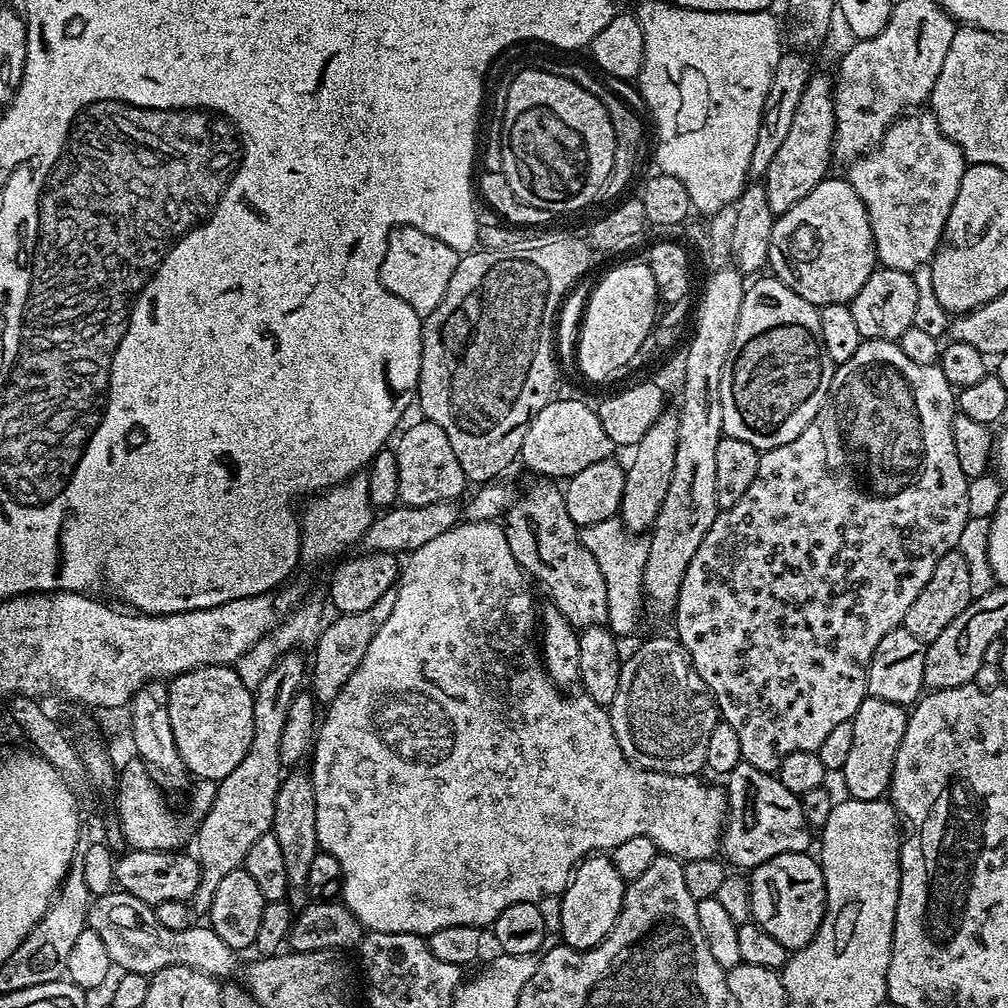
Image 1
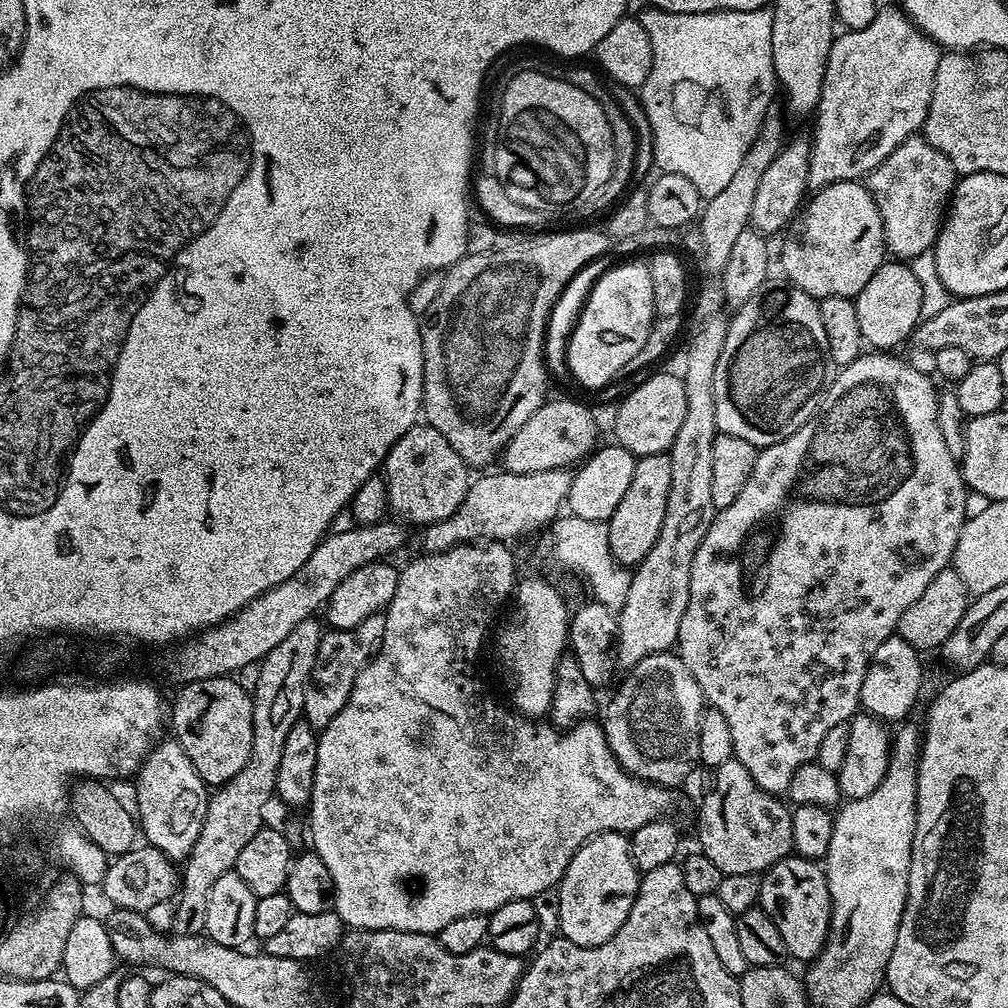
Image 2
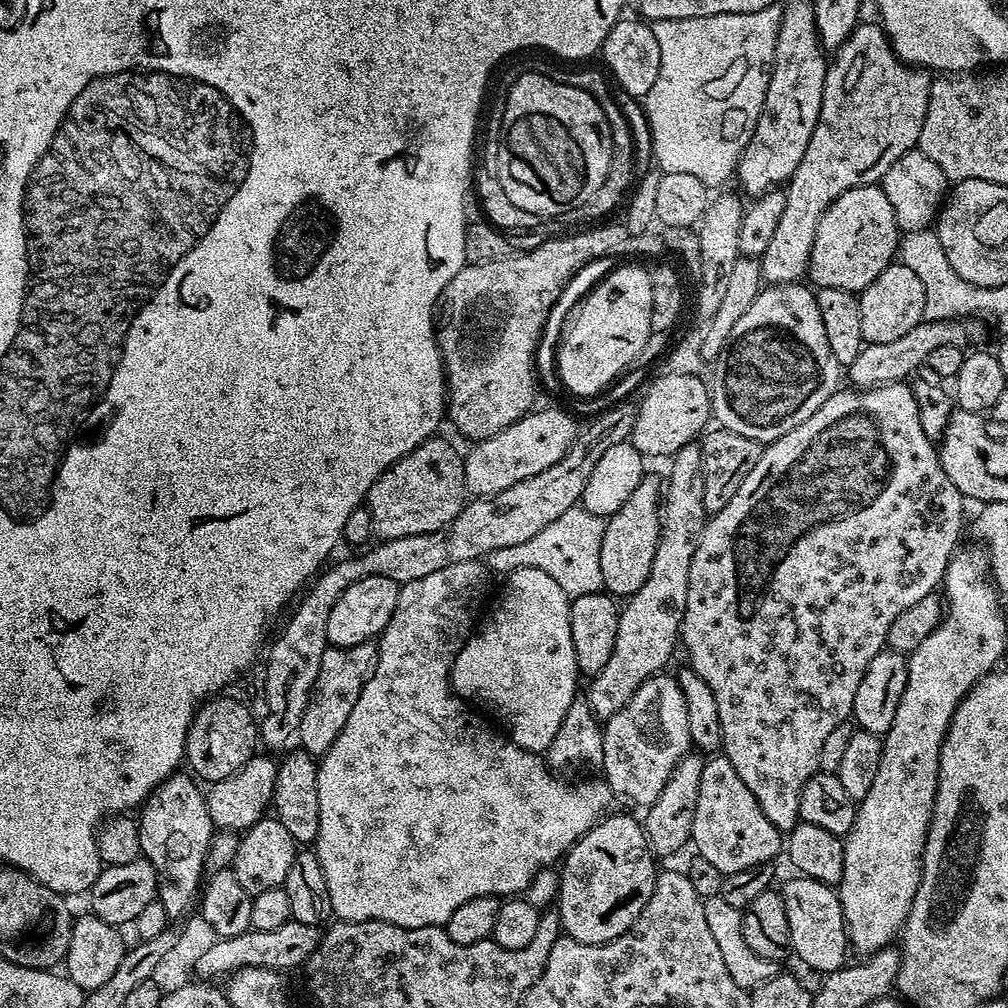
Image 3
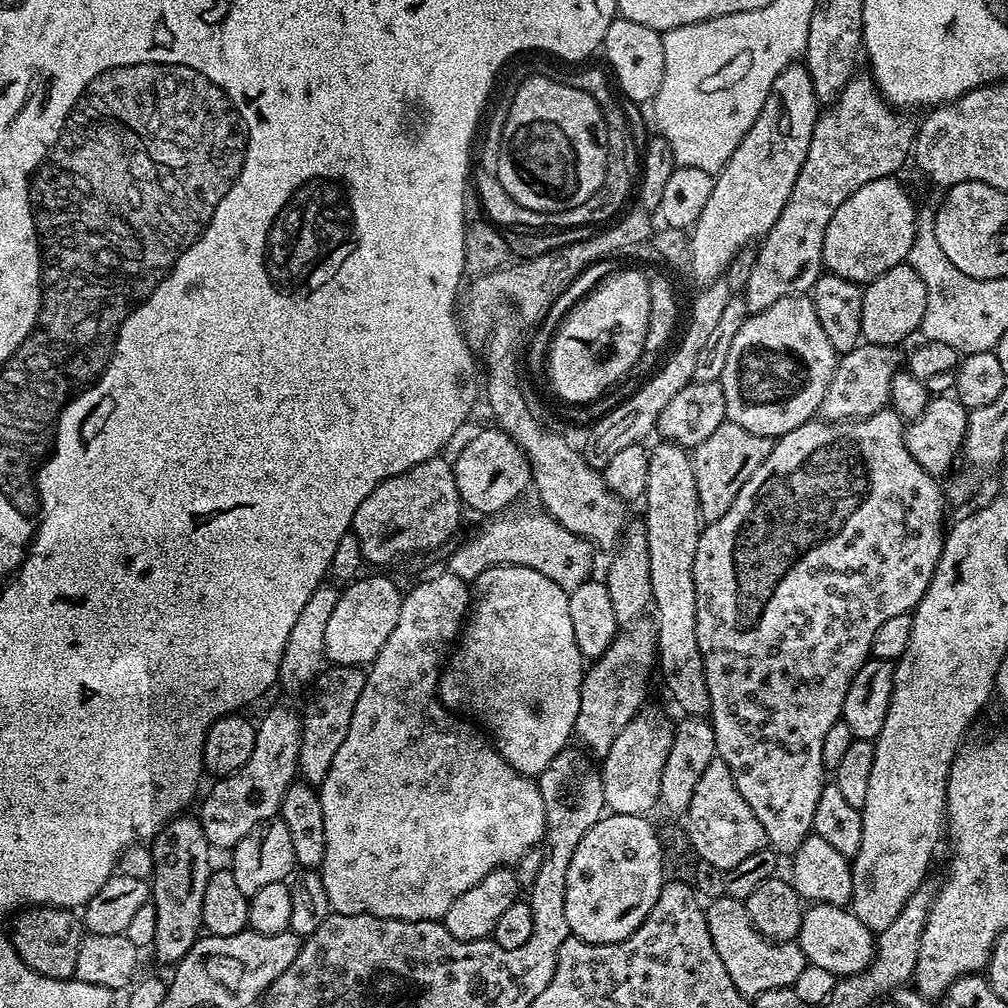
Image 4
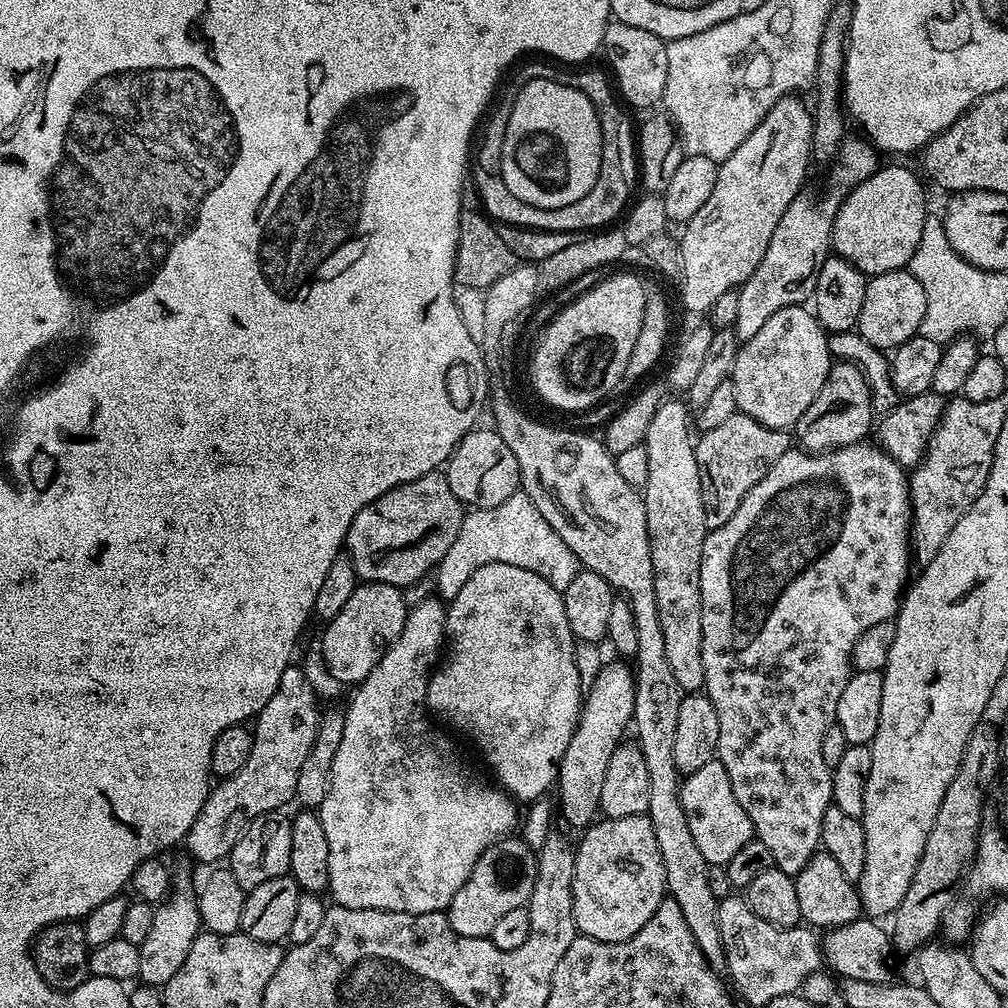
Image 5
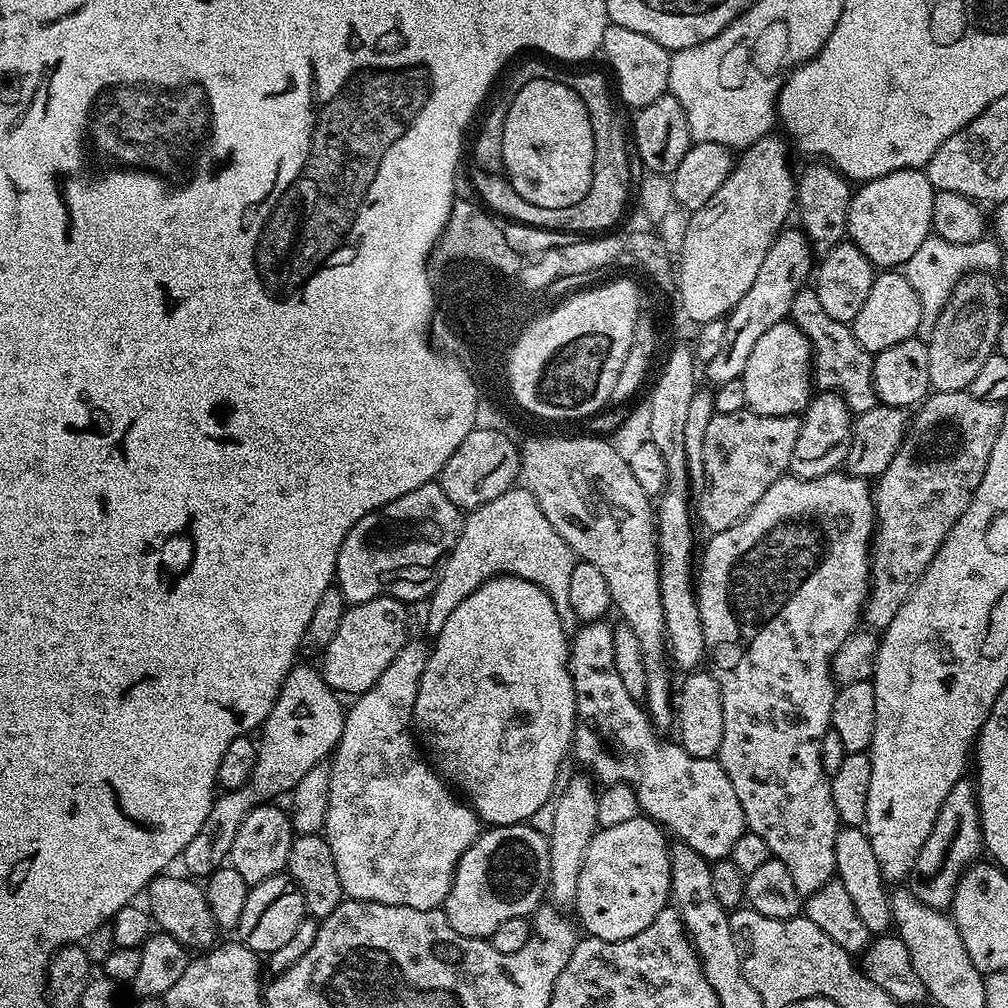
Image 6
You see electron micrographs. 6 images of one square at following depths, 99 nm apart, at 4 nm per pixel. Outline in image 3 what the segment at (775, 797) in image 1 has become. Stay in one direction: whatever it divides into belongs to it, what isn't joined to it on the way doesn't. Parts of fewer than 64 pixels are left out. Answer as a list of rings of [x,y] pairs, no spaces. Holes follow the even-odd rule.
[[[712,754],[704,761],[702,782],[698,786],[698,806],[694,806],[694,826],[692,827],[691,843],[696,844],[695,851],[702,858],[707,858],[719,872],[725,876],[738,870],[746,870],[750,866],[767,864],[775,861],[775,856],[782,852],[782,834],[772,825],[770,818],[762,814],[762,806],[746,790],[746,782],[738,778],[738,770],[730,766],[730,762],[722,754]]]

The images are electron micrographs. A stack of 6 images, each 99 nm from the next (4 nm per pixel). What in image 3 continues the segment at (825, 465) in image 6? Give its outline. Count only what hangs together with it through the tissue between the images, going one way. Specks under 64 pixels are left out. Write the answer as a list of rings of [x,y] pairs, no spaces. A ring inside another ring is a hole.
[[[924,320],[914,330],[902,334],[895,342],[878,342],[877,344],[865,344],[863,350],[854,358],[852,364],[847,365],[846,376],[853,380],[853,385],[861,389],[875,387],[878,384],[895,384],[904,382],[913,375],[916,367],[927,365],[930,354],[937,346],[954,345],[959,348],[967,347],[967,342],[978,342],[984,336],[983,324],[978,320]]]

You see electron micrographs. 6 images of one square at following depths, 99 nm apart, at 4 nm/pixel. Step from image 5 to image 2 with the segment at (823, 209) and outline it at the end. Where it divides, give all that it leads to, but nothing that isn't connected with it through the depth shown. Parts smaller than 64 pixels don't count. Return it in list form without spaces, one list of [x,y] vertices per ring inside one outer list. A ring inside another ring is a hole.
[[[899,6],[881,7],[870,26],[844,30],[833,39],[826,62],[826,74],[822,82],[820,101],[816,103],[814,119],[816,129],[810,135],[809,189],[819,190],[843,180],[863,181],[902,142],[917,135],[923,129],[924,119],[930,110],[930,98],[934,94],[934,74],[938,74],[938,62],[942,49]]]

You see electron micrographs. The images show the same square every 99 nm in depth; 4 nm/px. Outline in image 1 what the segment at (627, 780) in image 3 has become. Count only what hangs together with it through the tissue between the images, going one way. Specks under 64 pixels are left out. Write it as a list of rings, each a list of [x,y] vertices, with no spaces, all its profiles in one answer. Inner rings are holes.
[[[671,635],[668,636],[656,636],[653,640],[646,641],[629,660],[627,657],[621,663],[618,694],[614,694],[614,702],[610,706],[610,715],[614,726],[614,734],[618,738],[618,746],[622,746],[622,754],[626,754],[626,758],[632,763],[640,765],[641,768],[652,768],[656,772],[694,776],[701,771],[699,768],[703,769],[706,765],[706,745],[710,742],[710,734],[713,732],[714,726],[721,723],[722,717],[719,708],[716,707],[716,700],[712,696],[712,691],[708,689],[706,682],[702,682],[698,670],[694,670],[690,654],[681,646],[679,640]]]

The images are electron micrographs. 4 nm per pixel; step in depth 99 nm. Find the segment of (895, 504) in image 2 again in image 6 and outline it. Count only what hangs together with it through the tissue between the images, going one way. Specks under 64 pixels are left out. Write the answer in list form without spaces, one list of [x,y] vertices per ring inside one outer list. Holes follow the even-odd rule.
[[[837,470],[826,474],[822,478],[810,478],[803,480],[791,474],[785,474],[778,478],[778,482],[774,482],[774,486],[770,486],[770,490],[766,490],[766,494],[762,494],[762,498],[758,498],[758,502],[754,502],[754,506],[750,510],[750,514],[746,514],[746,518],[742,518],[734,526],[730,526],[730,530],[722,530],[721,532],[713,532],[707,538],[708,545],[704,548],[704,557],[699,557],[698,560],[698,583],[696,585],[696,601],[698,602],[698,610],[702,614],[702,630],[706,638],[706,660],[710,665],[710,671],[713,678],[718,682],[720,693],[722,694],[722,722],[724,723],[724,733],[722,734],[722,746],[718,753],[718,759],[722,770],[726,770],[726,778],[730,778],[730,783],[734,785],[734,791],[738,793],[738,802],[742,802],[742,810],[744,817],[748,823],[747,831],[758,834],[758,838],[766,841],[766,846],[770,846],[773,857],[778,862],[782,862],[782,866],[786,866],[786,870],[790,870],[790,878],[794,878],[794,886],[798,886],[801,897],[807,898],[813,892],[818,891],[823,884],[828,883],[836,875],[836,863],[834,862],[834,838],[840,832],[842,827],[838,814],[834,810],[834,802],[830,794],[830,786],[828,785],[830,776],[824,771],[822,766],[822,738],[828,733],[832,727],[832,707],[834,706],[834,698],[838,691],[838,685],[832,678],[832,659],[834,654],[838,654],[838,648],[842,646],[842,642],[846,642],[846,638],[850,638],[852,632],[857,631],[860,620],[860,611],[864,608],[864,603],[869,603],[870,600],[870,549],[876,531],[876,505],[874,503],[874,492],[870,487],[869,481],[863,476],[852,476],[847,470]]]

